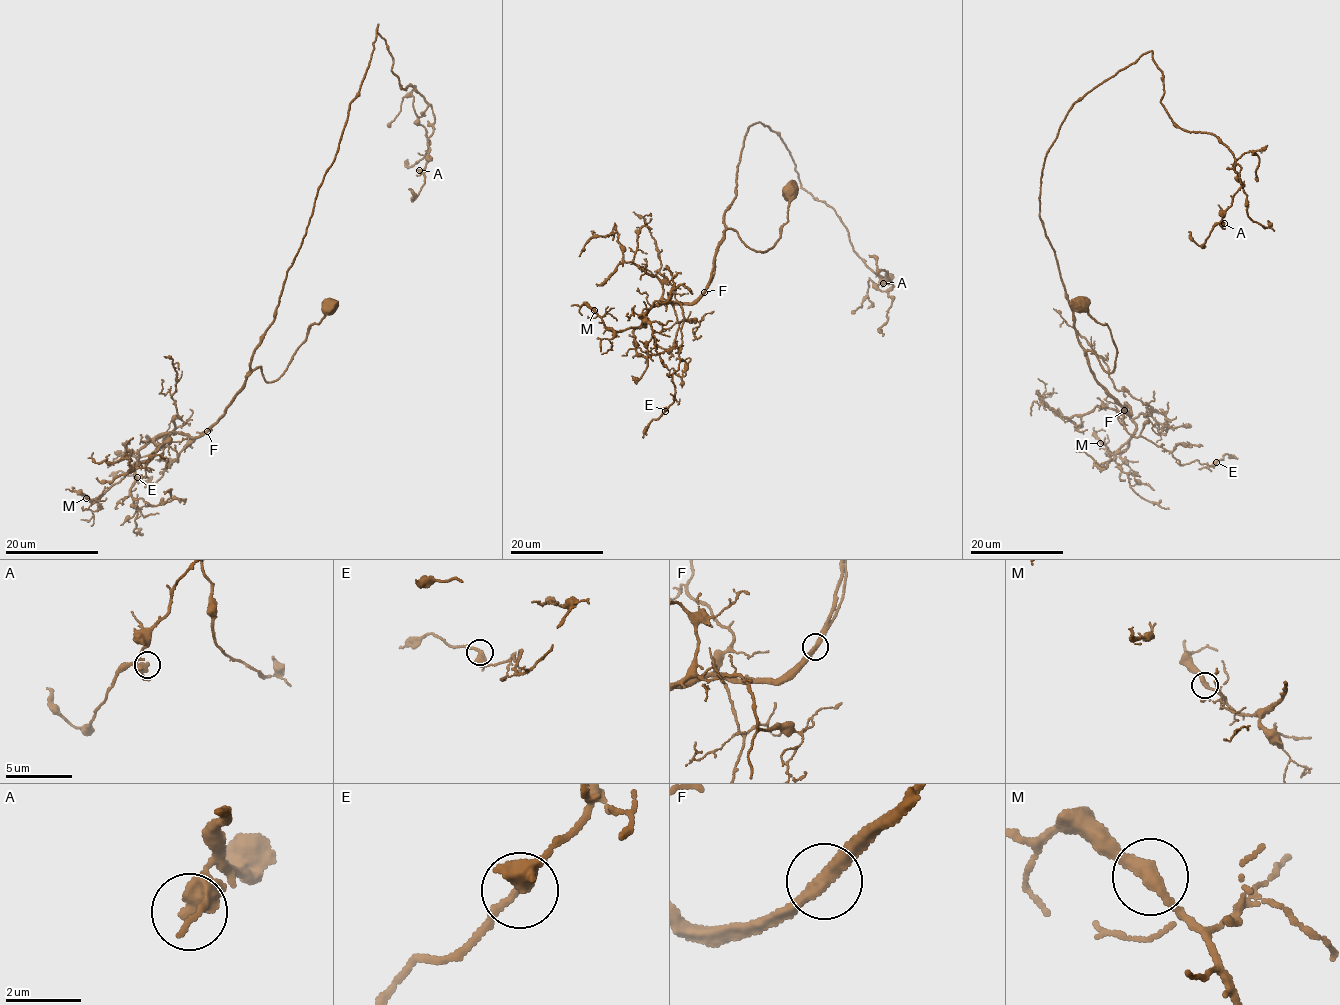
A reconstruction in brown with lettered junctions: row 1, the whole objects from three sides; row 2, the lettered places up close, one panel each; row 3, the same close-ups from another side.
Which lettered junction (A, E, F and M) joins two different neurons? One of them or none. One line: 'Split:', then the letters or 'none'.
Split: none

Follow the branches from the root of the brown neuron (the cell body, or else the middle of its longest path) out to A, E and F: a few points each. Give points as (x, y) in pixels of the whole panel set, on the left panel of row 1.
A: (330, 308), (279, 377), (267, 382), (250, 368), (378, 25), (399, 84), (432, 107), (419, 170)
E: (330, 308), (279, 377), (256, 367), (206, 431), (160, 433), (178, 460), (152, 484), (137, 477)
F: (330, 308), (319, 323), (311, 326), (279, 377), (267, 382), (261, 368), (256, 367), (207, 431)

